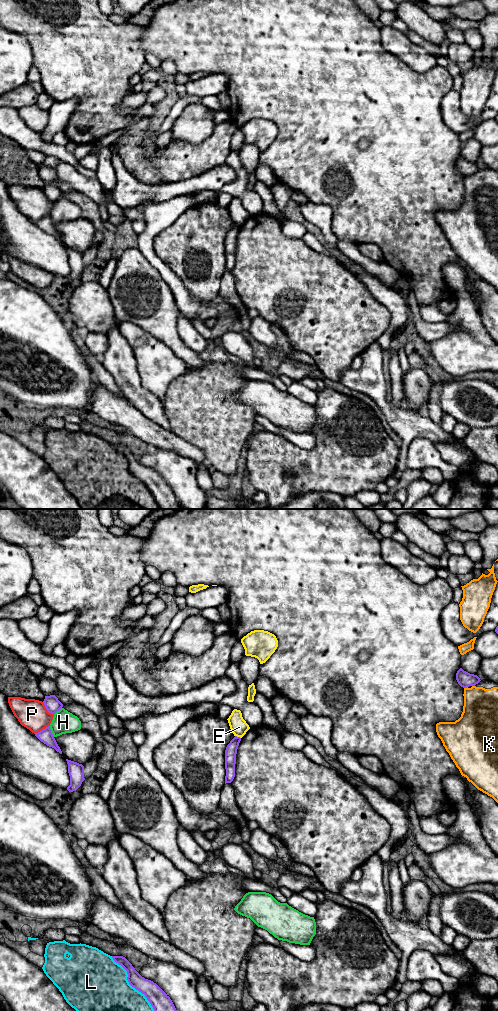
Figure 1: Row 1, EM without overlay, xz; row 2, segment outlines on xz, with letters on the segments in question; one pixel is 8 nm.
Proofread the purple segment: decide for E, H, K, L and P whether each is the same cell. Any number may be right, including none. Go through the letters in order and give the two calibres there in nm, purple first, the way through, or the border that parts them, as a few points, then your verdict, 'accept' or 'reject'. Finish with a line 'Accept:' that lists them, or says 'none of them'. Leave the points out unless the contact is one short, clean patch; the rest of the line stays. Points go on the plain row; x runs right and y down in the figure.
E: 100 nm thick on the purple side, 140 nm on the other; border along xz (235, 223), (240, 226); reject
H: 110 nm thick on the purple side, 180 nm on the other; reject
K: 120 nm thick on the purple side, 280 nm on the other; reject
L: 160 nm thick on the purple side, 500 nm on the other; reject
P: 120 nm thick on the purple side, 240 nm on the other; reject
Accept: none of them

